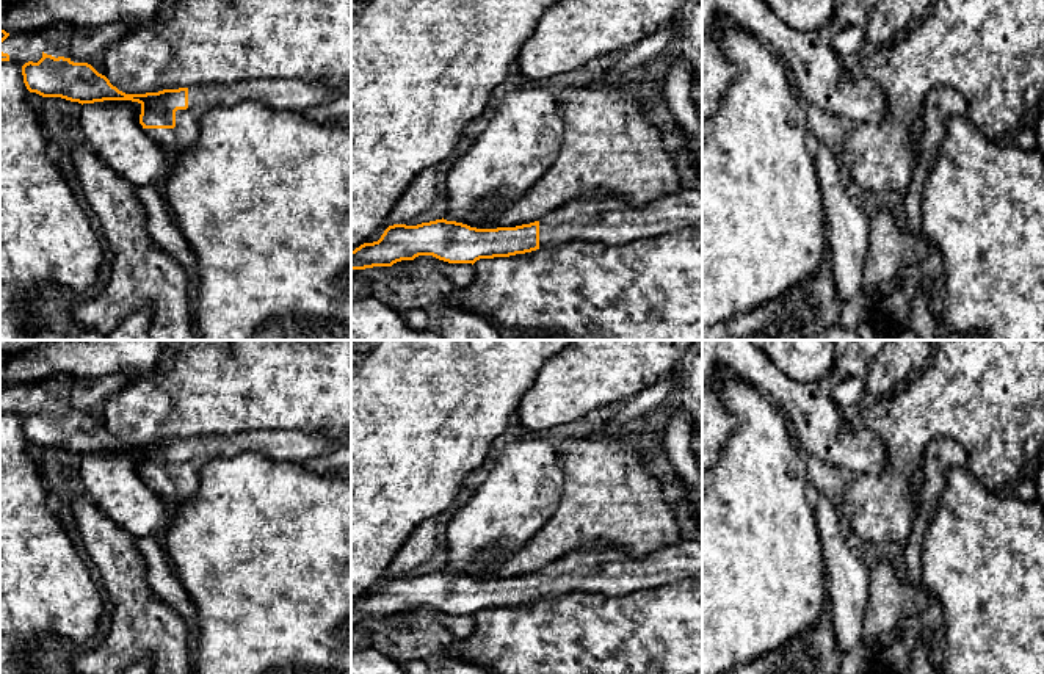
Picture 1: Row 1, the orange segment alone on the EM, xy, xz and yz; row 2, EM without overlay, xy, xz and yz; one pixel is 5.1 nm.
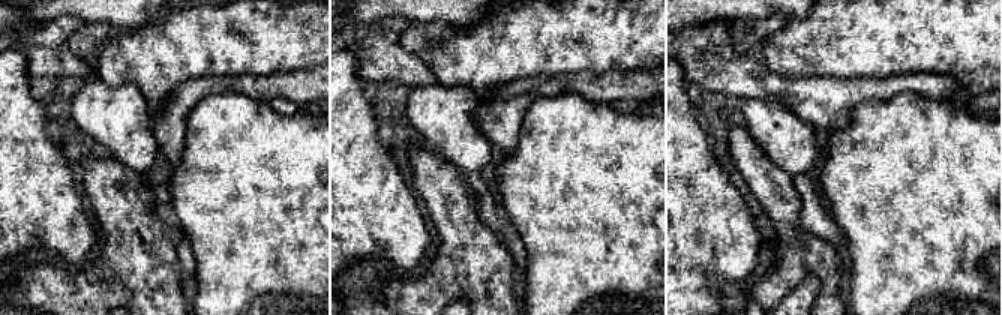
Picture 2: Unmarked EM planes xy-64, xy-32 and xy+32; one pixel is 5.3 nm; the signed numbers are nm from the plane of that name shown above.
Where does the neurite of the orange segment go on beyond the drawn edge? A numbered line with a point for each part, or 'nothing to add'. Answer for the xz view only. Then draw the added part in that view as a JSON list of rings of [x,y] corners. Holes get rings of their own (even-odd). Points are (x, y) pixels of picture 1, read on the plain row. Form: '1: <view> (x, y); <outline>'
1: xz (610, 572); [[[680,541],[636,560],[614,550],[577,550],[539,569],[539,597],[602,592],[619,597],[636,589],[702,580],[702,542]]]

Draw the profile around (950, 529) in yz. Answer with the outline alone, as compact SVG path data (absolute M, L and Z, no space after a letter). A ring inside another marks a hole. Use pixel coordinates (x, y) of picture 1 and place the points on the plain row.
M967 467L950 469L922 542L920 586L944 608L941 674L1044 674L1044 506L991 494Z

